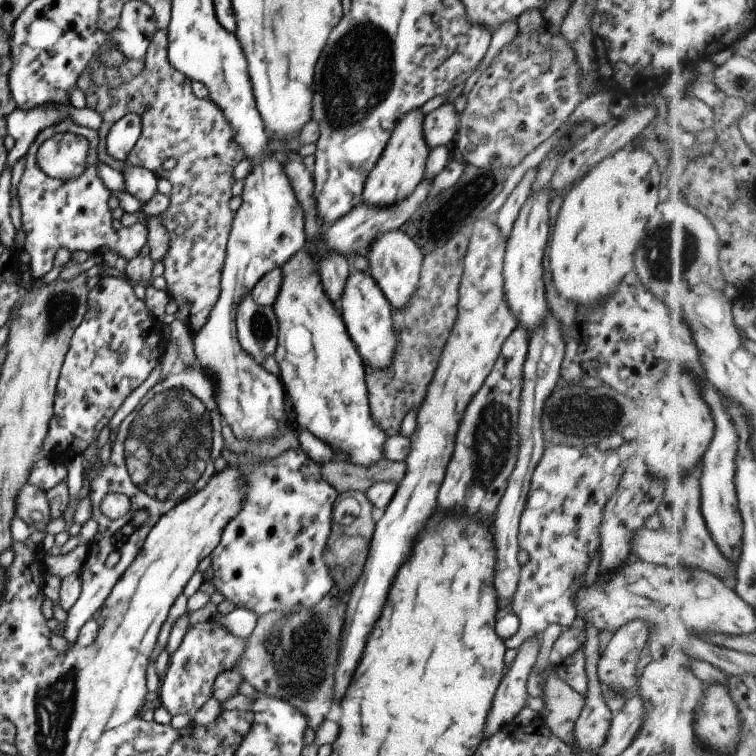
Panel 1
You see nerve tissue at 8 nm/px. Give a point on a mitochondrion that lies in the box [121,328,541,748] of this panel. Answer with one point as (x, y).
(301, 663)

